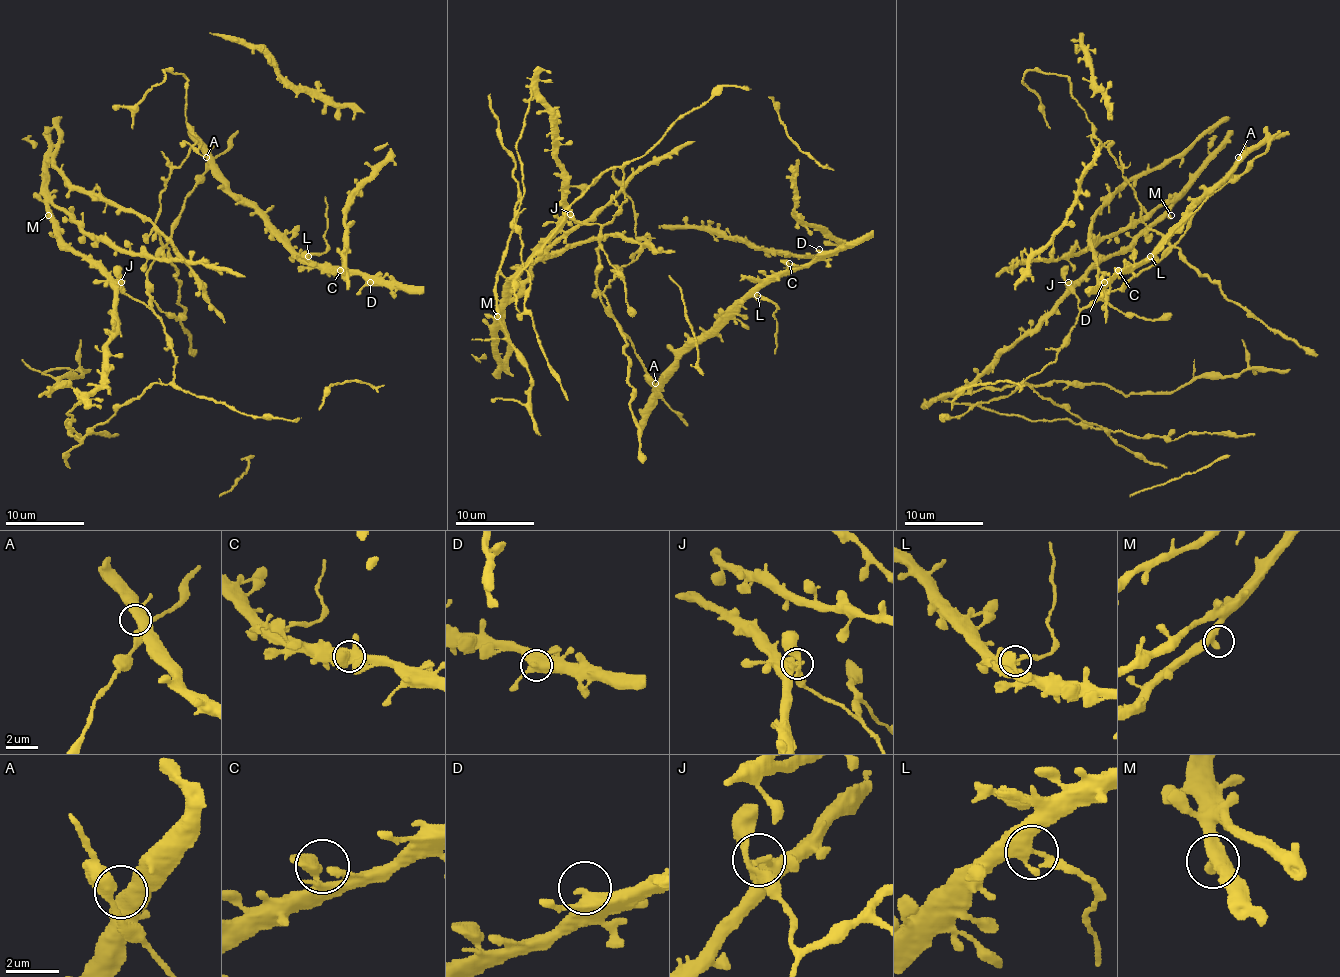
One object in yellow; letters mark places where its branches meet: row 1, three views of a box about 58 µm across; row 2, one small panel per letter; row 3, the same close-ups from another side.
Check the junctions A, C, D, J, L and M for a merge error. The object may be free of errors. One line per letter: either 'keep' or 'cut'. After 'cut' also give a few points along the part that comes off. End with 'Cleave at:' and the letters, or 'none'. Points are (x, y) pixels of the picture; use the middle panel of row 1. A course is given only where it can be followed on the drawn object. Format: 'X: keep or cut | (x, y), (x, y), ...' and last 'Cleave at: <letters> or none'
A: keep
C: keep
D: keep
J: keep
L: cut | (758, 295), (776, 304), (774, 354)
M: keep
Cleave at: L

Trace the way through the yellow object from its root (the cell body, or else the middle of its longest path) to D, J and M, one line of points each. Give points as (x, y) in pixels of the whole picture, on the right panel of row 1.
D: (1046, 313), (1068, 292), (1088, 307), (1151, 268), (1191, 215), (1246, 169), (1246, 157), (1139, 264), (1104, 282)
J: (1046, 313), (1066, 290), (1068, 282)
M: (1046, 313), (1104, 260), (1119, 254), (1143, 232), (1171, 215)

